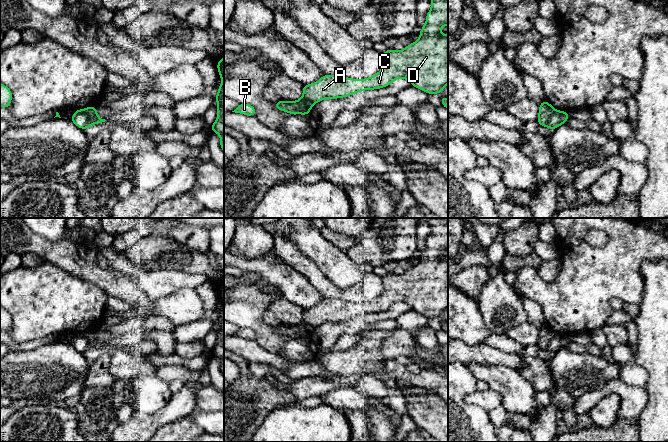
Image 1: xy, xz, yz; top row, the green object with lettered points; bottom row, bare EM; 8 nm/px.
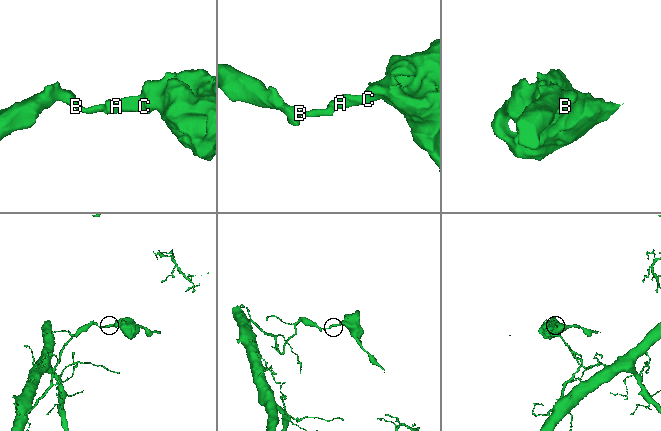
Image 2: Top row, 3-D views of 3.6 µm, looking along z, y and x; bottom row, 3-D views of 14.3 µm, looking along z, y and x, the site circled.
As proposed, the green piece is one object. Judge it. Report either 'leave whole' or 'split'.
split

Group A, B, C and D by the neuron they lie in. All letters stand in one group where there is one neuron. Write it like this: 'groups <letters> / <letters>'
groups A C D / B

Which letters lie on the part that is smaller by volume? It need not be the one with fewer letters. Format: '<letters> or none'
A, C, D

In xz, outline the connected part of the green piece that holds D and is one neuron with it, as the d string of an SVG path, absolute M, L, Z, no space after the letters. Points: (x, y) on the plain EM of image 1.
M433 218L429 223L431 233L426 238L426 247L421 251L418 264L401 275L391 272L381 277L383 291L377 298L363 304L323 299L319 305L303 309L302 321L315 328L324 323L344 322L364 314L384 312L398 302L408 304L412 310L428 318L439 318L448 308L448 258L441 258L441 252L448 249L448 218Z

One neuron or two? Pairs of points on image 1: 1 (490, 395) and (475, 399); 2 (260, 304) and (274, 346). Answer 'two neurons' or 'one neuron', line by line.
1: one neuron
2: one neuron

